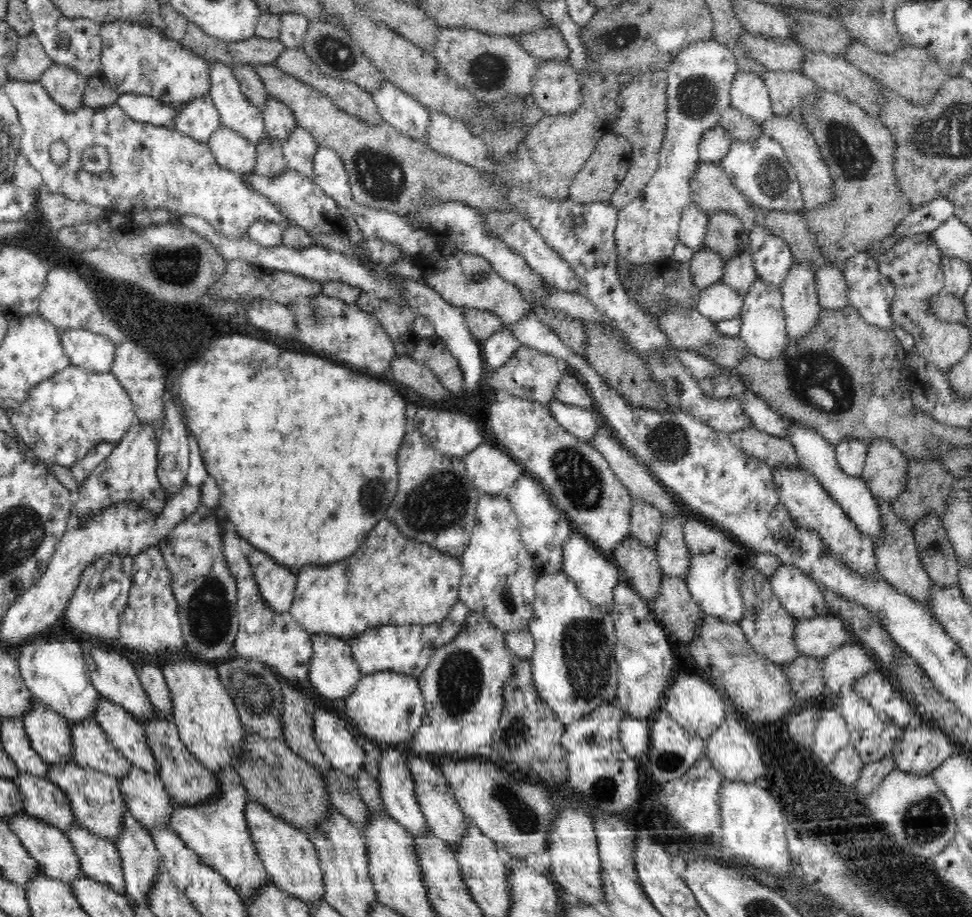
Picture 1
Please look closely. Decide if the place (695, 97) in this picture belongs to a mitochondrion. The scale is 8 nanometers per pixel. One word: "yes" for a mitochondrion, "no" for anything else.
yes

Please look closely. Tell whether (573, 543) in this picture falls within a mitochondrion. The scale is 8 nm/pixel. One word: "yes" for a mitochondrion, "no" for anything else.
no

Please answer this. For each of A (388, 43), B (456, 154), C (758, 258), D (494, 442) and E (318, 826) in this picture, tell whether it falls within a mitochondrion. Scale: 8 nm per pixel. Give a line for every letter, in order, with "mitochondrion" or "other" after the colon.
A: other
B: other
C: other
D: other
E: other

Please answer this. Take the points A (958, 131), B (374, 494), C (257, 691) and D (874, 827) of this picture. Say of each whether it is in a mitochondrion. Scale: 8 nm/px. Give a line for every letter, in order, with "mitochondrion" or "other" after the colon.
A: mitochondrion
B: mitochondrion
C: mitochondrion
D: other

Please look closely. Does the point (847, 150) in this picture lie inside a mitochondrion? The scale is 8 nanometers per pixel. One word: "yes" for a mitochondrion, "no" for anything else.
yes

